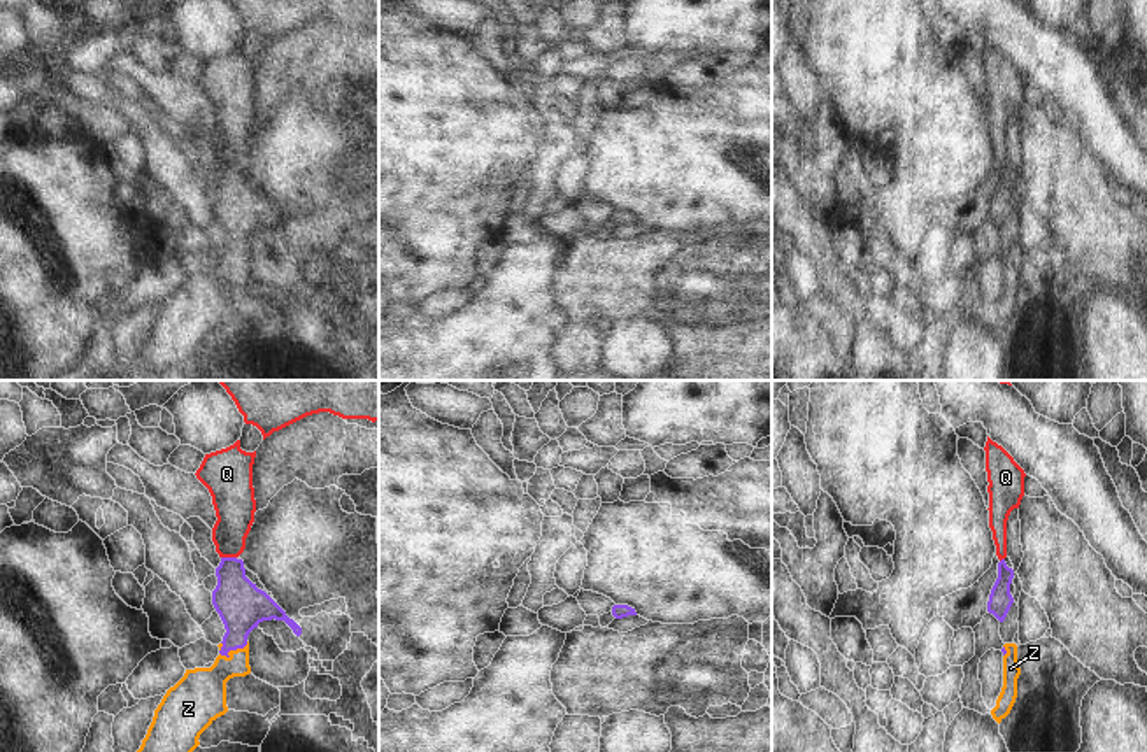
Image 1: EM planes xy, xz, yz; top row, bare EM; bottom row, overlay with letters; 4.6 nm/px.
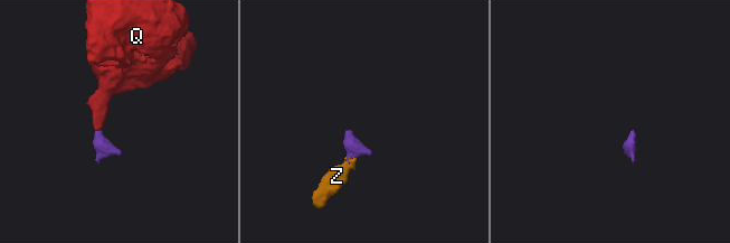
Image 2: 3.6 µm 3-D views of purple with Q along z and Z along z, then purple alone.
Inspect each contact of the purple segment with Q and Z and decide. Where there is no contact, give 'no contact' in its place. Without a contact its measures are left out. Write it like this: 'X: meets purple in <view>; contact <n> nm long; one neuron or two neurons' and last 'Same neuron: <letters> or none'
Q: meets purple in xy; contact 70 nm long; one neuron
Z: meets purple in xy; contact 150 nm long; one neuron
Same neuron: Q, Z

